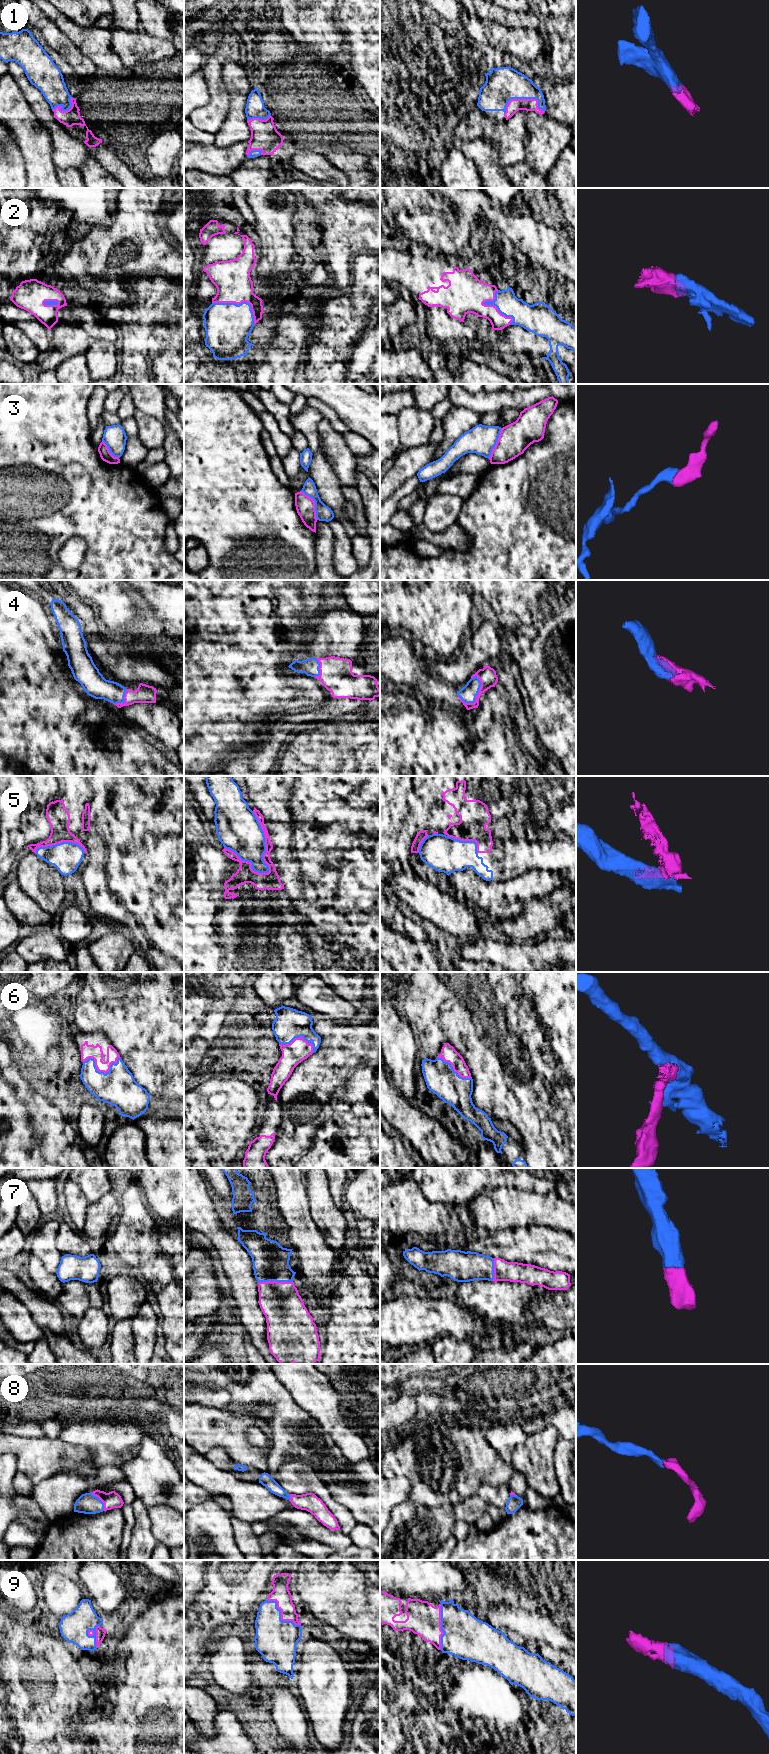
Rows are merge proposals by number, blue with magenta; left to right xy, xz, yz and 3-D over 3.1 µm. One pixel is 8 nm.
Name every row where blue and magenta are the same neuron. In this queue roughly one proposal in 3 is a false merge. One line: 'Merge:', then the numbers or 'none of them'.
Merge: 1, 2, 4, 6, 7, 8, 9

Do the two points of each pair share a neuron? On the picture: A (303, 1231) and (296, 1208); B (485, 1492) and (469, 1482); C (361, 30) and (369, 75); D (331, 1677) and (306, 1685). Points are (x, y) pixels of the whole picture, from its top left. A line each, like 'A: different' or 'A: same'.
A: same
B: different
C: same
D: same

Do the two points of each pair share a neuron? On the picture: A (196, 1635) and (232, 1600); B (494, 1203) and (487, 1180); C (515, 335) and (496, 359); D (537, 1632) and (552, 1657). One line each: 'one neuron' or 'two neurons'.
A: one neuron
B: two neurons
C: two neurons
D: two neurons

